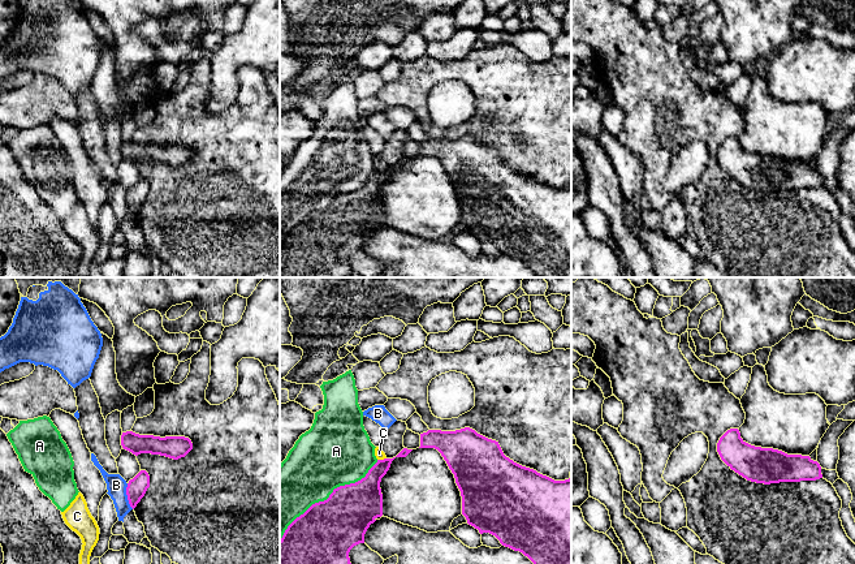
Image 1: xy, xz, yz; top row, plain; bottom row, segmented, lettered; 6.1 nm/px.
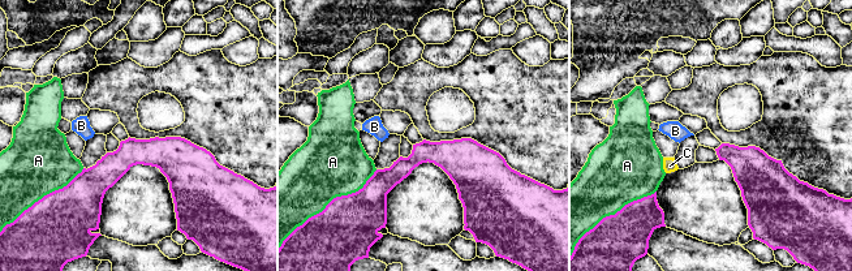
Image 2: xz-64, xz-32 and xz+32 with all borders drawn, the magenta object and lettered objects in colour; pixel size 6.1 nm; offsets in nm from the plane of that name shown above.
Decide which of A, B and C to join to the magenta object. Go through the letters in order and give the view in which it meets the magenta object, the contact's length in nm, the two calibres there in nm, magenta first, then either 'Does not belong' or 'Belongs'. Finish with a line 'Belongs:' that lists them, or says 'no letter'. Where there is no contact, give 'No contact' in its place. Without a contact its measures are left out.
A: Touches magenta in xz. Shared border 800 nm. Thickness 360 nm (magenta) against 400 nm. Does not belong
B: Touches magenta in xy. Shared border 170 nm. Thickness 120 nm (magenta) against 120 nm. Does not belong
C: Touches magenta in xz. Shared border 60 nm. Thickness 220 nm (magenta) against 60 nm. Does not belong
Belongs: no letter

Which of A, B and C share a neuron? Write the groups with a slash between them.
A / B / C

